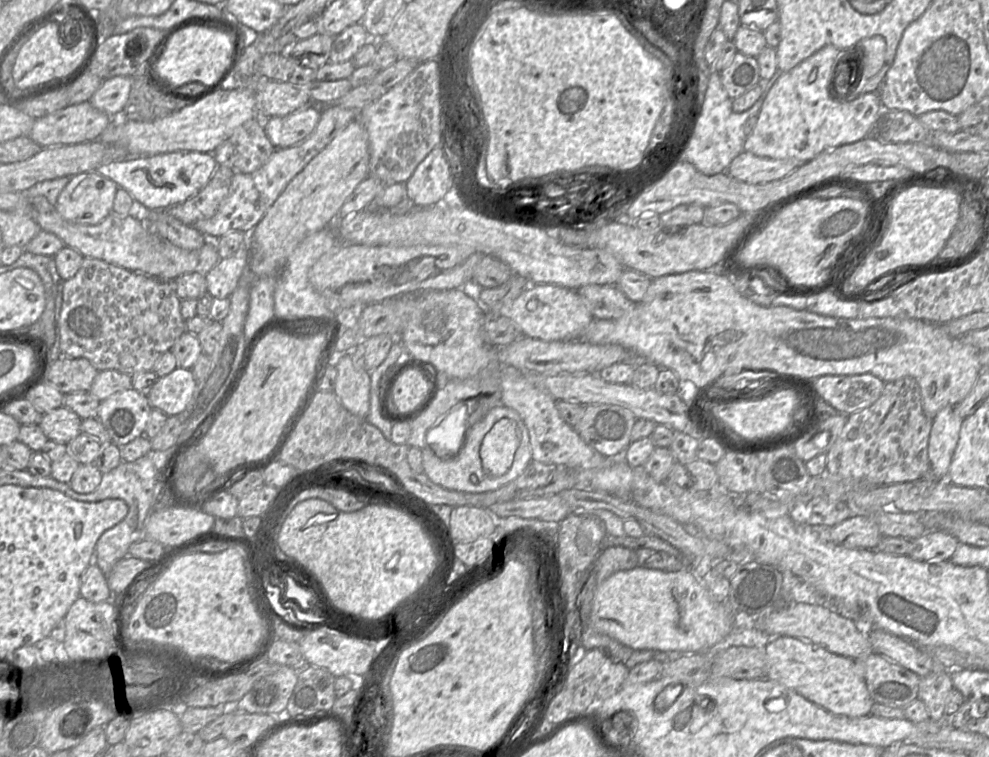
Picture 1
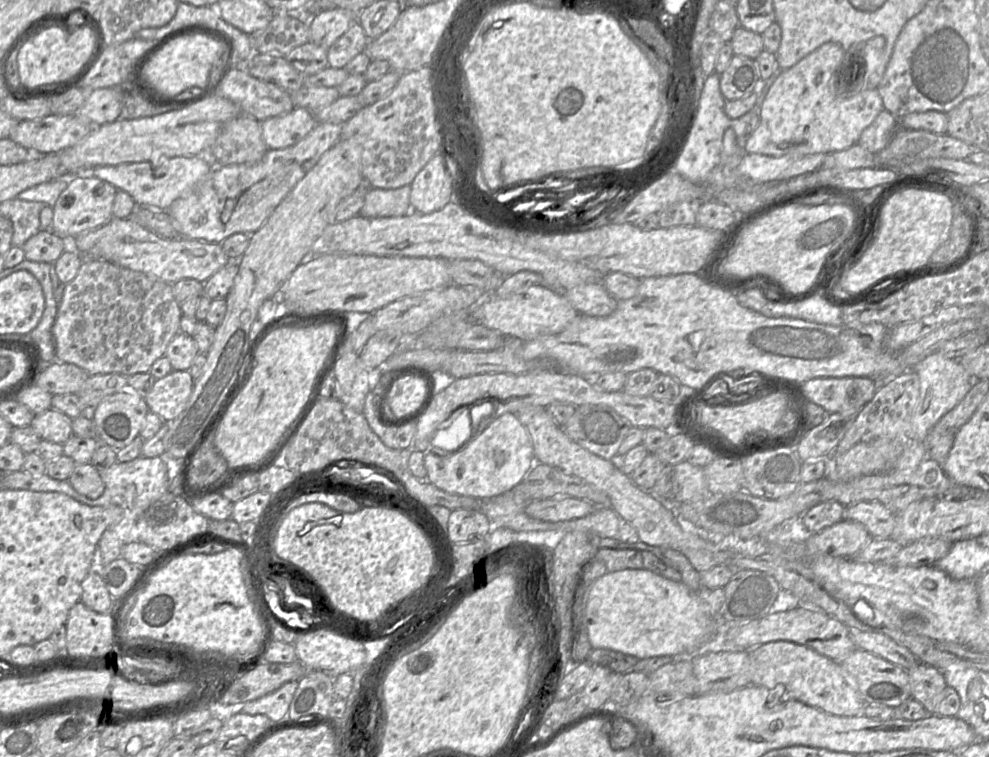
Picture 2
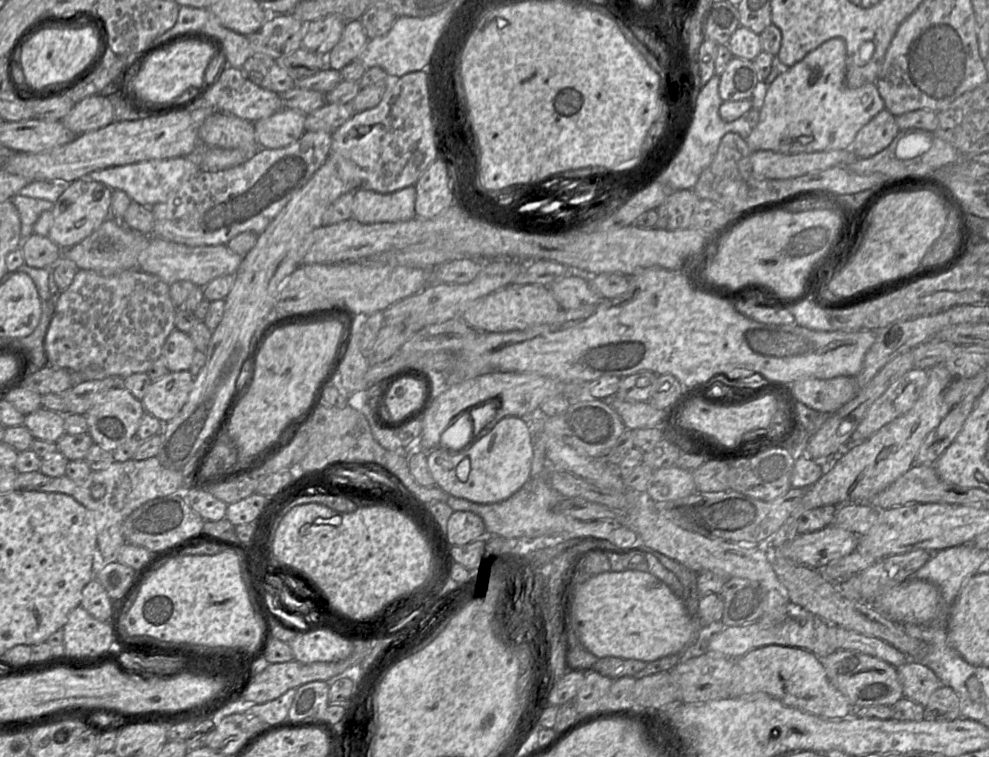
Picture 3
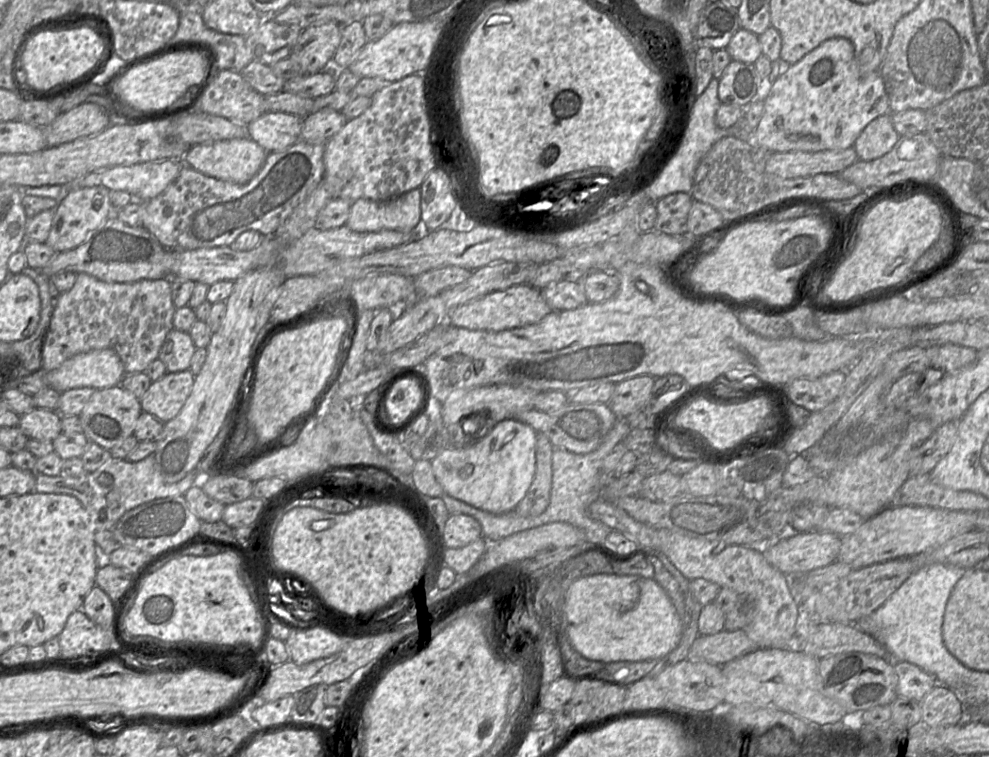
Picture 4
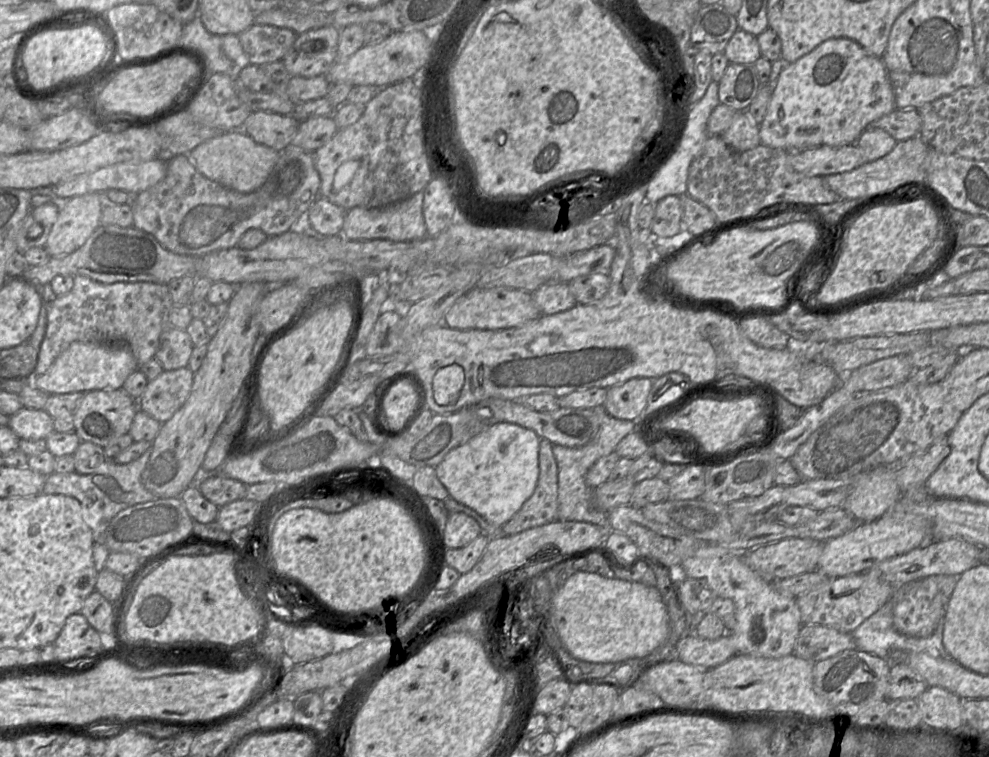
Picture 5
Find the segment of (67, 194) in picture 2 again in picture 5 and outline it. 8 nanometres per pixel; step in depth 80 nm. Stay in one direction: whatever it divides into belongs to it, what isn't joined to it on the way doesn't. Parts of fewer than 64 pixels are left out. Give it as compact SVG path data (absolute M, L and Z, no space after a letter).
M90 193L59 201L57 220L44 248L50 257L70 254L81 247L101 224L105 193Z

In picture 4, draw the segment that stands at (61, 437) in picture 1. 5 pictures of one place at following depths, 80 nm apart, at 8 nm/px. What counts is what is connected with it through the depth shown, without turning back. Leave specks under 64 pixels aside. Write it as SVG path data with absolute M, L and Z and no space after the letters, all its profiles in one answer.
M34 407L20 416L18 427L30 439L53 441L62 432L61 420L58 411Z

